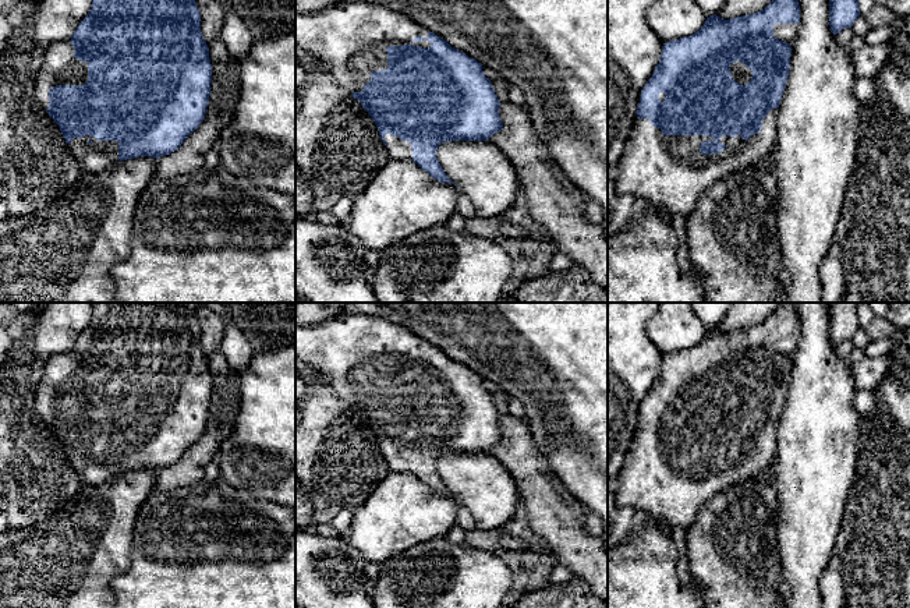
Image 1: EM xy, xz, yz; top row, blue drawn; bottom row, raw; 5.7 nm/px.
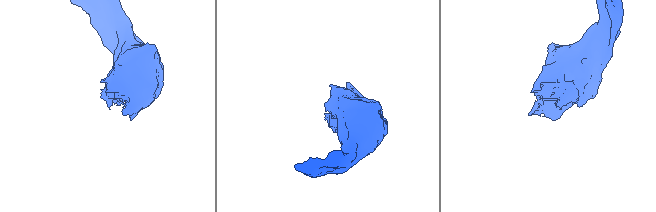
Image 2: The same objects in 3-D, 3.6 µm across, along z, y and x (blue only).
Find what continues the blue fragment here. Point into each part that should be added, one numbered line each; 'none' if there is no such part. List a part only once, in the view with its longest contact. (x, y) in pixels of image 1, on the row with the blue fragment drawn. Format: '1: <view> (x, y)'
1: yz (668, 172)

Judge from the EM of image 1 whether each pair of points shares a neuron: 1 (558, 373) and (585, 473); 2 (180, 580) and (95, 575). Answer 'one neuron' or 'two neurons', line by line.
1: one neuron
2: two neurons

